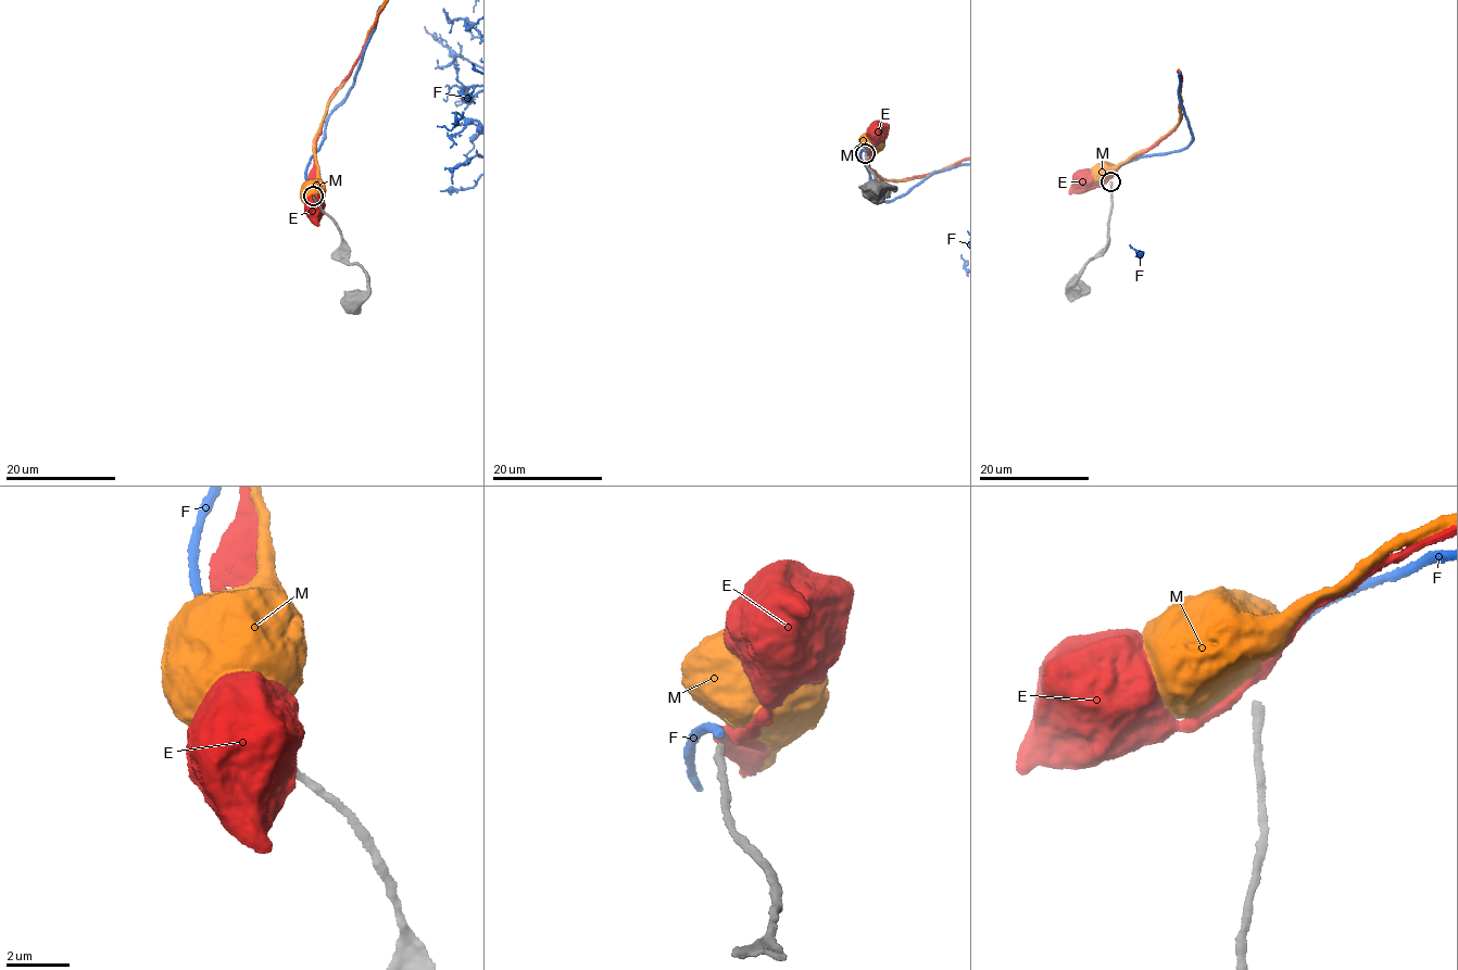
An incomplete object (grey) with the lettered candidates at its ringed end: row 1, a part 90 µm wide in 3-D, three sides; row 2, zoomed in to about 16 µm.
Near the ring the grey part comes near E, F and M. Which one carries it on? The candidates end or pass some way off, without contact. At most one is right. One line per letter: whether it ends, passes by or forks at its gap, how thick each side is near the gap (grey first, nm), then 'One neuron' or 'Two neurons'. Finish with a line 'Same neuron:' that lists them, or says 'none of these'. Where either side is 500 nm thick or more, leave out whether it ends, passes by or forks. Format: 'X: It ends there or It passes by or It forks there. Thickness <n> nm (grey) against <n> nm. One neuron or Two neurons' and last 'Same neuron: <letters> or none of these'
E: It passes by. Thickness 280 nm (grey) against 360 nm. Two neurons
F: It ends there. Thickness 280 nm (grey) against 260 nm. One neuron
M: Thickness 280 nm (grey) against 700 nm. Two neurons
Same neuron: F

